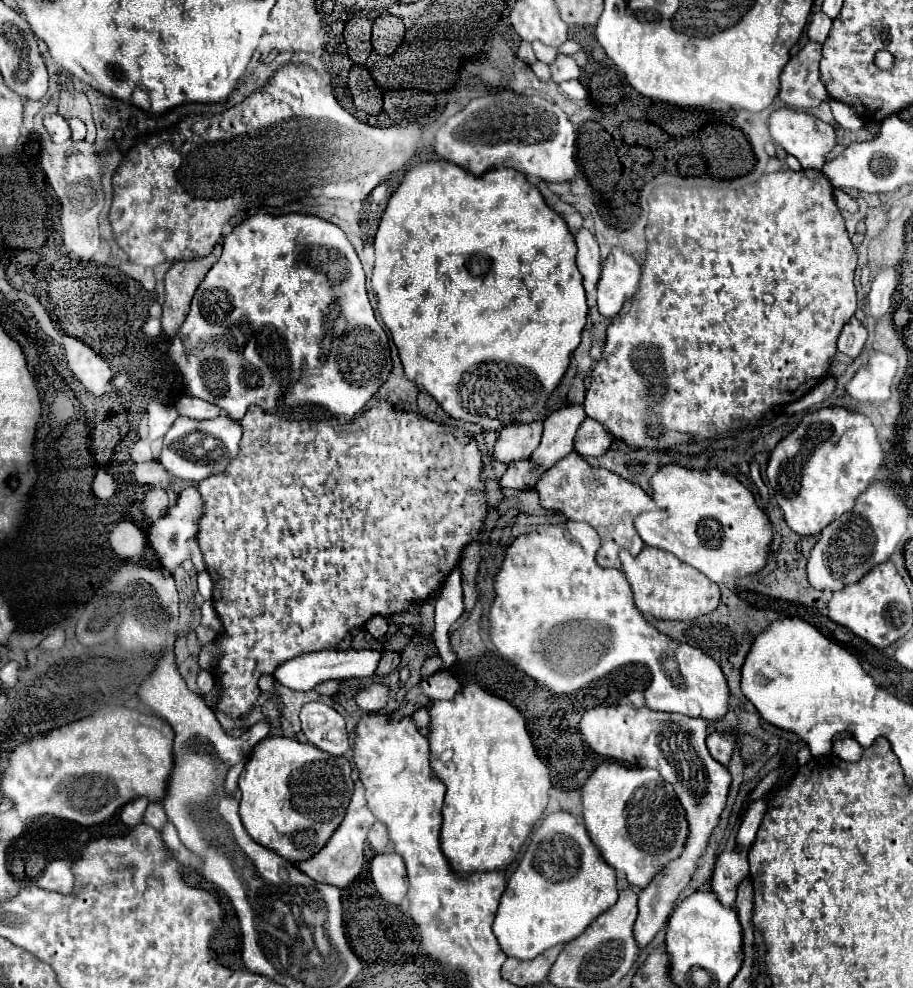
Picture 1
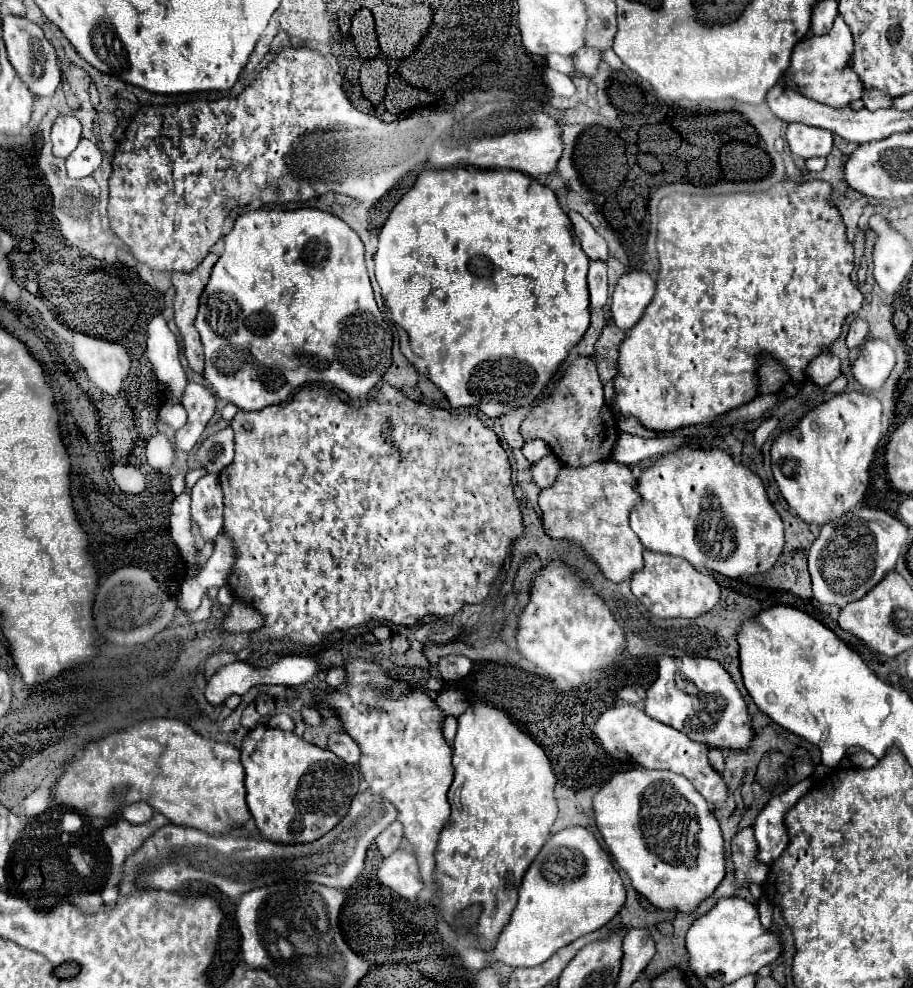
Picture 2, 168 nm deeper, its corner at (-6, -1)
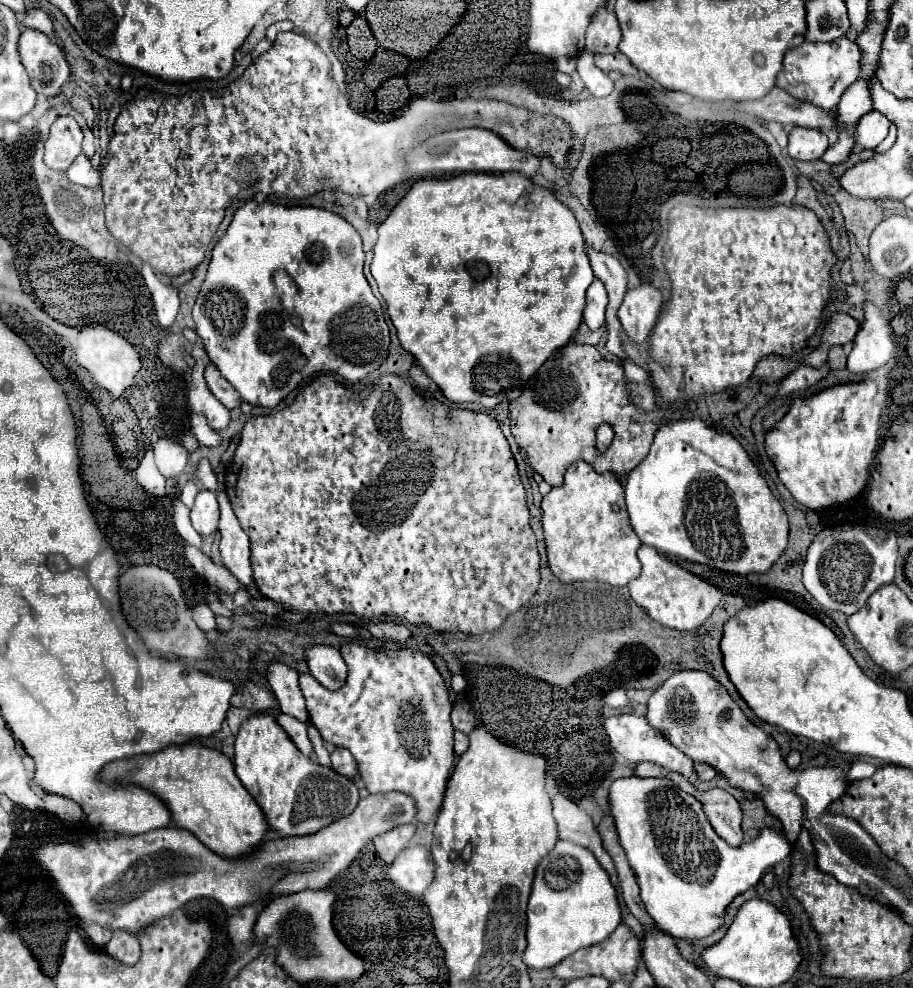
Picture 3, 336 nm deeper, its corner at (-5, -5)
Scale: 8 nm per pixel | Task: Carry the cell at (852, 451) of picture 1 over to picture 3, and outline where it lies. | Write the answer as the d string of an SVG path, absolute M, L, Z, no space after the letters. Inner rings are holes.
M872 380L840 384L812 398L794 400L790 412L776 424L774 430L766 434L766 452L772 464L776 466L780 482L788 488L792 498L806 510L820 512L834 504L848 502L866 486L880 428L880 406L874 402L874 398L876 384Z

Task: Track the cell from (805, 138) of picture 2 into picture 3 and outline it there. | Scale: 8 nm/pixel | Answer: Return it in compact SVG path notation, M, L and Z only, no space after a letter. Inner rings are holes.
M792 128L788 134L788 154L794 160L818 160L828 148L828 138L820 130Z

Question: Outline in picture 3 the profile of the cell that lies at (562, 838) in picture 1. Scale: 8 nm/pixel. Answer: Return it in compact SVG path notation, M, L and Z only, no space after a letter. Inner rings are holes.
M558 840L556 848L552 848L536 868L526 920L528 946L522 960L534 970L552 968L572 952L606 940L622 922L616 888L612 886L608 872L588 848L566 840Z

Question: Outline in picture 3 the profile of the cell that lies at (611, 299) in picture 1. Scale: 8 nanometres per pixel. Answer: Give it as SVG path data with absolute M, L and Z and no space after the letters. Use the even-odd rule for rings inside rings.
M640 284L626 292L622 306L618 308L618 318L624 332L634 342L646 342L658 312L664 304L662 292L652 284Z

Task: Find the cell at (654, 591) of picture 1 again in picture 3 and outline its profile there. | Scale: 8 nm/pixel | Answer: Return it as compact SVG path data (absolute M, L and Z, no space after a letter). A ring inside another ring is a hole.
M642 544L638 550L638 560L642 562L642 572L636 580L630 580L630 596L638 606L642 606L650 618L660 622L666 628L676 628L676 630L694 630L698 624L702 624L716 604L722 598L722 592L708 584L706 580L690 574L682 566L670 562L662 554L658 554L654 548Z

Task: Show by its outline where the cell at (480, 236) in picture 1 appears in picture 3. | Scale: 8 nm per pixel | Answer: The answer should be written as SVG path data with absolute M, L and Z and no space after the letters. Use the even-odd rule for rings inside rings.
M460 174L454 178L418 180L410 188L410 192L396 204L390 216L378 226L378 242L374 246L374 260L370 268L378 290L386 300L388 316L398 330L402 348L414 356L414 360L438 384L438 388L450 402L478 402L486 410L492 410L500 402L518 400L536 370L546 360L554 358L562 350L562 346L572 340L582 322L586 288L594 280L586 256L584 238L574 214L562 202L558 202L552 192L536 186L530 178L524 178L522 174Z

